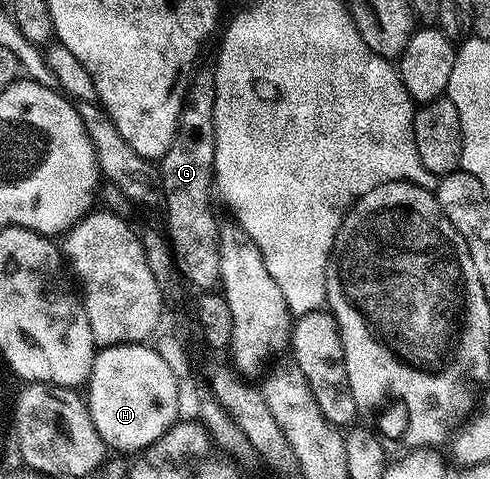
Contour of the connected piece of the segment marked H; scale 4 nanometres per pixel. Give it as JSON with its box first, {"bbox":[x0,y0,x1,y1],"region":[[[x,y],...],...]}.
{"bbox":[88,343,180,453],"region":[[[119,343],[116,347],[101,348],[94,356],[92,373],[88,380],[88,406],[92,421],[96,425],[96,433],[100,433],[107,448],[111,452],[137,453],[164,437],[166,430],[180,419],[177,405],[179,382],[178,376],[172,373],[172,369],[168,369],[164,357],[160,357],[160,353],[153,346],[146,343]]]}

